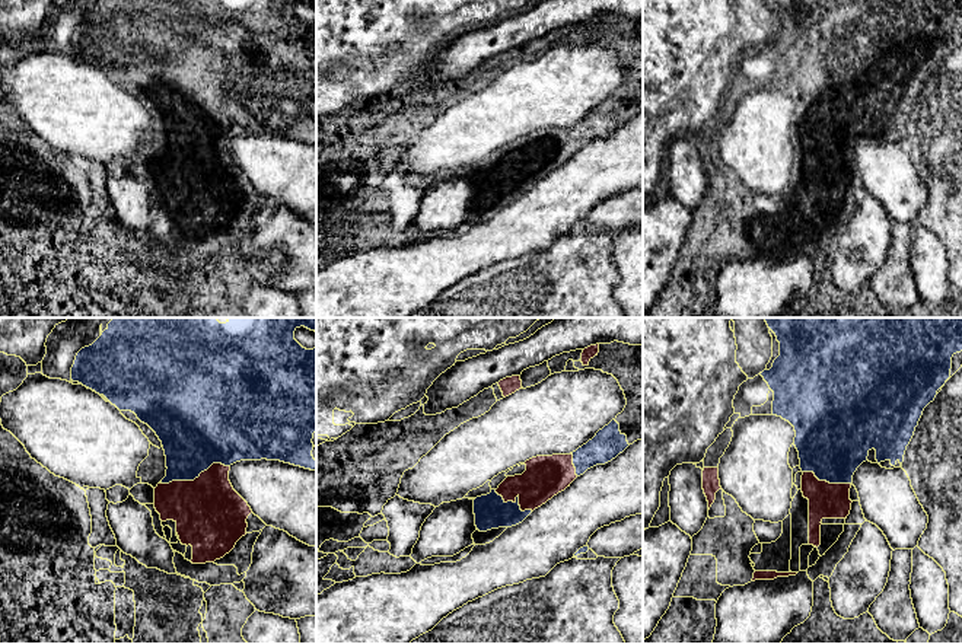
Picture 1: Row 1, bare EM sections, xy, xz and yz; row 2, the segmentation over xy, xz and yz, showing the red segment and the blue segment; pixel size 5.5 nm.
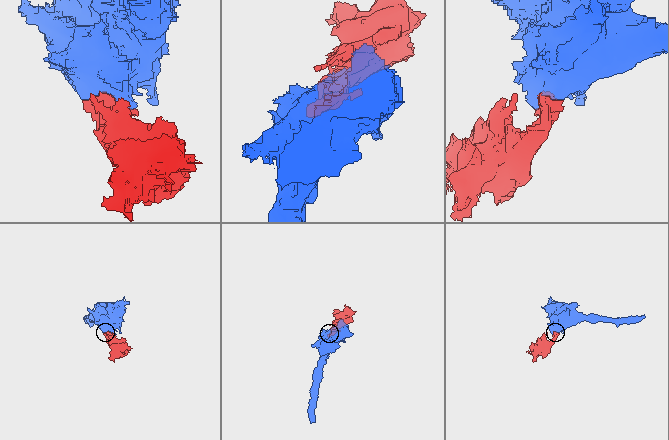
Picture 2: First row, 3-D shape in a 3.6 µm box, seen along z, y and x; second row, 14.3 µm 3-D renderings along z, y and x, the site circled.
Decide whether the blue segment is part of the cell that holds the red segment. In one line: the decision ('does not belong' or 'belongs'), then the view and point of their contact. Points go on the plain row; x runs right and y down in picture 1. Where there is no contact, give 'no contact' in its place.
belongs | xy (196, 152)

